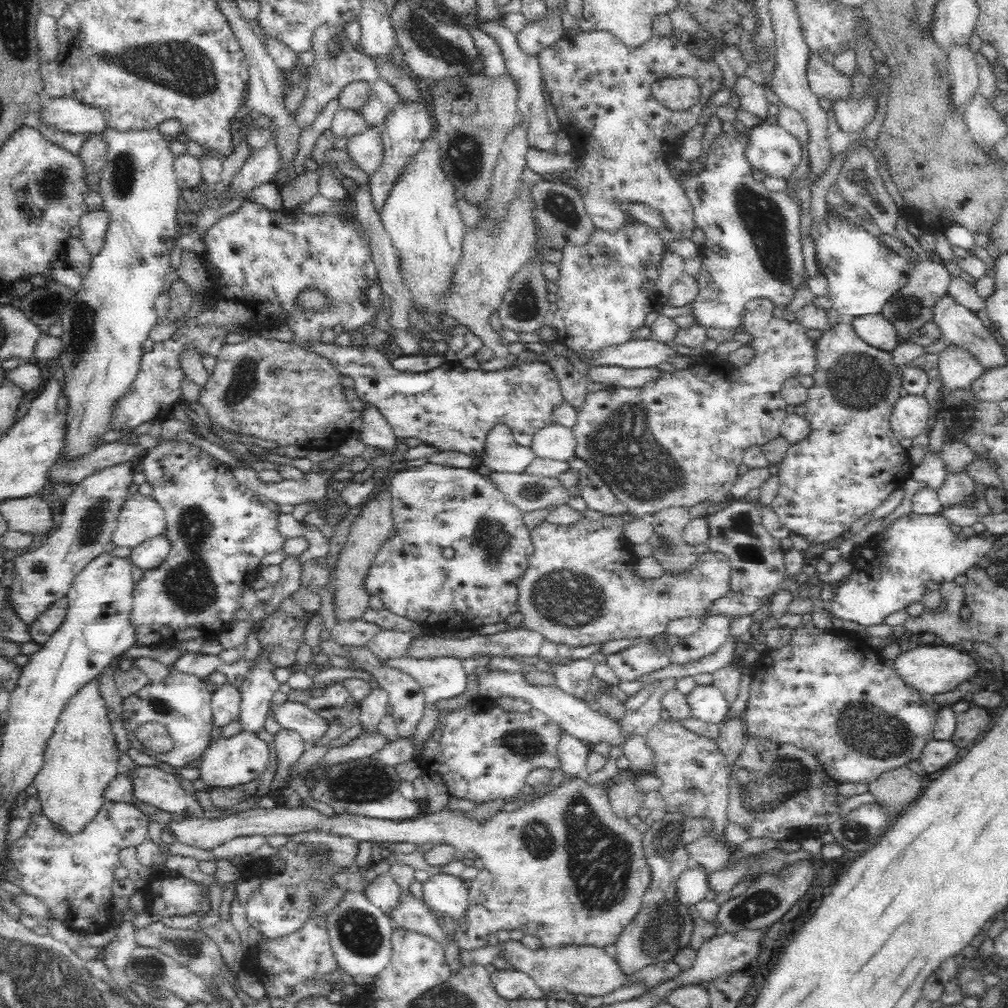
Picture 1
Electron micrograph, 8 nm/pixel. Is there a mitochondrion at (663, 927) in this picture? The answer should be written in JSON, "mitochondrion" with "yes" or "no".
{"mitochondrion":"yes"}

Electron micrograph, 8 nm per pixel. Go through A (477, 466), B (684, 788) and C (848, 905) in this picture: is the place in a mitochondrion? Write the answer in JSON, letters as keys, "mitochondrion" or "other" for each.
{"A":"other","B":"other","C":"other"}

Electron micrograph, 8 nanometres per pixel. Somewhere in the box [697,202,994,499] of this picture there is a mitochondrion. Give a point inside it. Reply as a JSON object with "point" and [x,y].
{"point":[856,381]}

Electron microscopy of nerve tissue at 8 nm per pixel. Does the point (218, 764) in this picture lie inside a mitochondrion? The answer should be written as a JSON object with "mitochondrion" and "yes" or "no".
{"mitochondrion":"no"}

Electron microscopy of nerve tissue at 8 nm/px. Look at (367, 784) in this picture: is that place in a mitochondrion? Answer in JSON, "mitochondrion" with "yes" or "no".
{"mitochondrion":"yes"}

